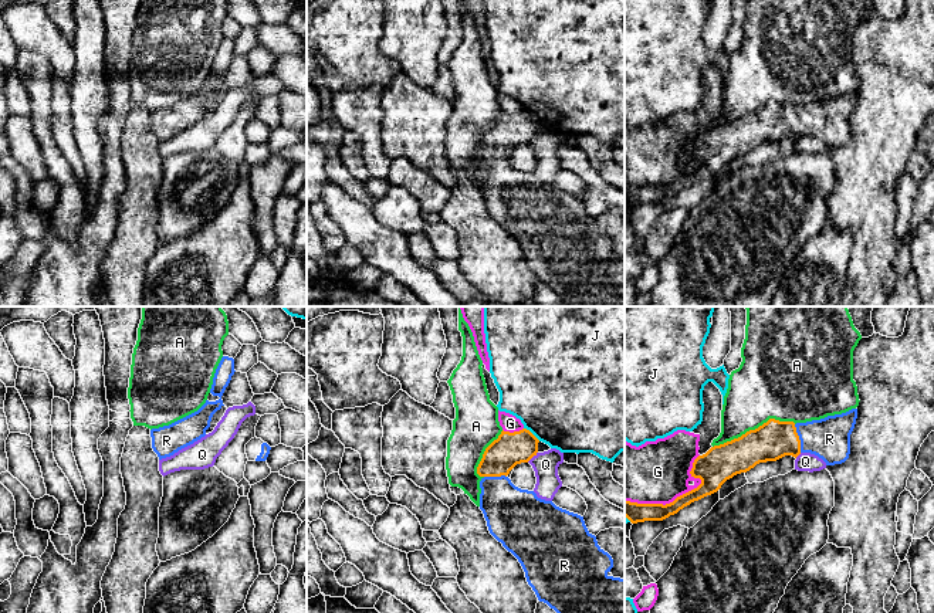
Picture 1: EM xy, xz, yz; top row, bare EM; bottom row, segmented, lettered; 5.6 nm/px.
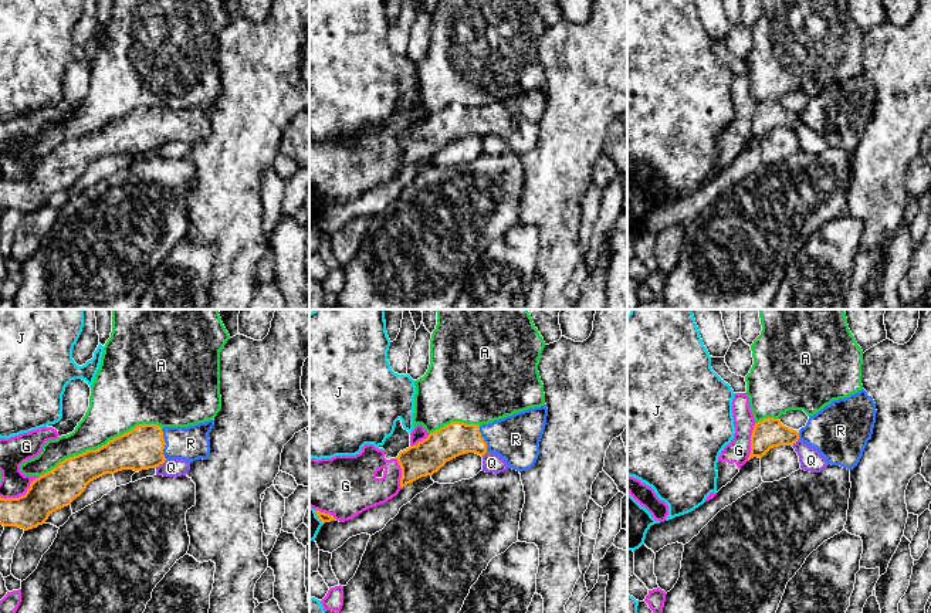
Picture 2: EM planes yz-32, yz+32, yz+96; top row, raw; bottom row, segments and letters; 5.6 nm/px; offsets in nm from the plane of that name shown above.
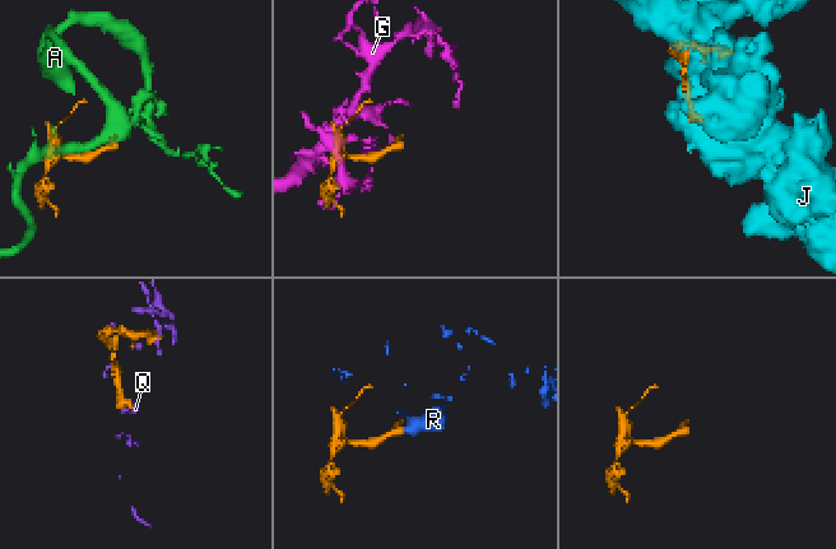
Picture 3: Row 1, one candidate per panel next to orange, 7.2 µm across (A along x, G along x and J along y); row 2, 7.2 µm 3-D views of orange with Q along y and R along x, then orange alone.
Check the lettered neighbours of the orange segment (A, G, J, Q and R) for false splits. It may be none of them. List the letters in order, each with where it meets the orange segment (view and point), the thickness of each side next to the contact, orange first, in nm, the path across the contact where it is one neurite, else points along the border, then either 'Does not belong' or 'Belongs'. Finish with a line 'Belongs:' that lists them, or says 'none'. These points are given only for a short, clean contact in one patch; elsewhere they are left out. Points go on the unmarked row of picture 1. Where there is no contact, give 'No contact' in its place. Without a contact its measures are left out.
A: Touches orange at yz (755, 111). Thickness 220 nm (orange) against 380 nm. Does not belong
G: Touches orange at yz (677, 179). Thickness 180 nm (orange) against 360 nm. Does not belong
J: Touches orange at xz (531, 115). Thickness 190 nm (orange) against 500 nm. Does not belong
Q: Touches orange at xz (531, 139). Thickness 190 nm (orange) against 150 nm. Does not belong
R: Touches orange at yz (798, 121). Thickness 220 nm (orange) against 240 nm. Path across: yz (772, 122), (798, 121), (829, 121). Belongs
Belongs: R

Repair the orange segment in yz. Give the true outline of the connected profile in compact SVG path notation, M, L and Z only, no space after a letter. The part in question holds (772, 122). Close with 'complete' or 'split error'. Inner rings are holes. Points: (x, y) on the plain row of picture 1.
M857 91L796 106L769 101L758 111L698 138L690 153L691 159L701 162L697 170L666 187L625 183L625 199L632 206L663 203L691 184L717 175L734 158L785 138L796 140L801 135L811 135L826 148L842 146L850 136L850 116L856 101Z | split error

